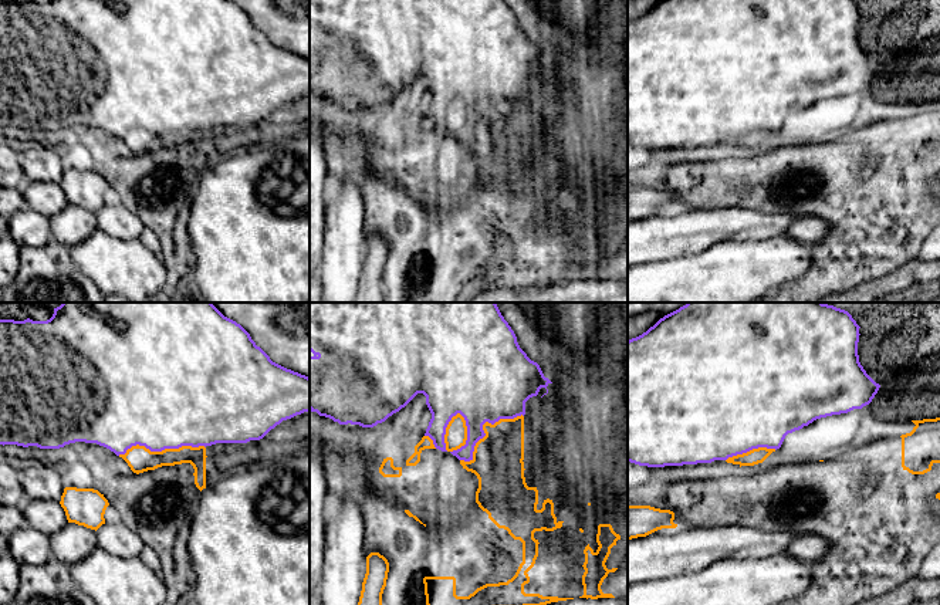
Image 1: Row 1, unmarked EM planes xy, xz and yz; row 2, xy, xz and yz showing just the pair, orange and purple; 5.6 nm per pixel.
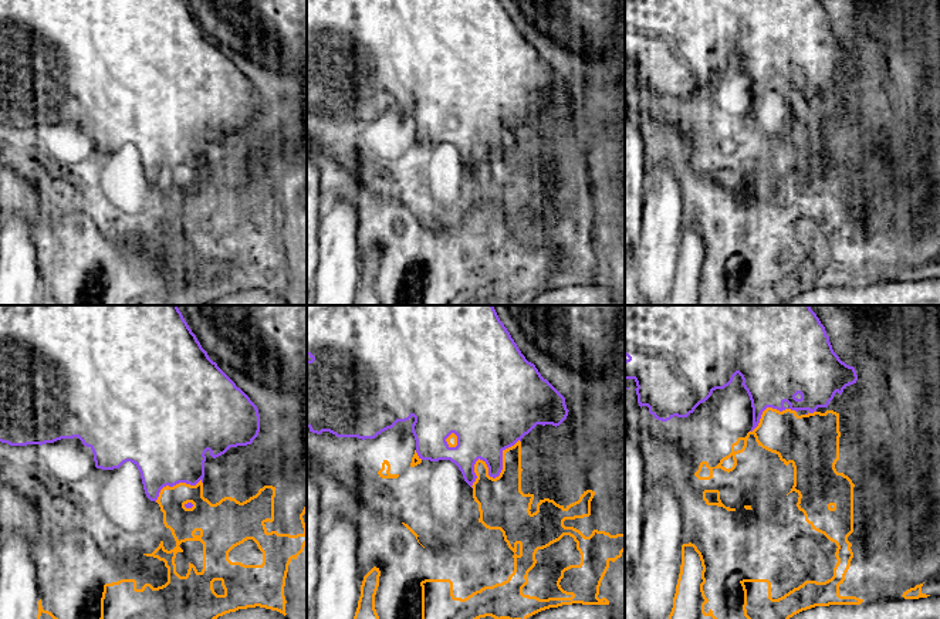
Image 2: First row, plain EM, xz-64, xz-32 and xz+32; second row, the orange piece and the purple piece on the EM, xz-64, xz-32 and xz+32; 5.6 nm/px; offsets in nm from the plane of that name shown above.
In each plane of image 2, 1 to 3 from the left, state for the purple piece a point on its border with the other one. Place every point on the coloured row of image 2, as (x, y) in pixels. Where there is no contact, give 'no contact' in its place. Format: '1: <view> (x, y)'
1: xz-64 (176, 484)
2: xz-32 (492, 477)
3: xz+32 (764, 411)

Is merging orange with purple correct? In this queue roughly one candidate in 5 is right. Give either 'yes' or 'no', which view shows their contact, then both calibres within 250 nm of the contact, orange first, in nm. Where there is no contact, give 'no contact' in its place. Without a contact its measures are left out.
no; meets orange in xz; 280 nm thick on the orange side, 440 nm on the other

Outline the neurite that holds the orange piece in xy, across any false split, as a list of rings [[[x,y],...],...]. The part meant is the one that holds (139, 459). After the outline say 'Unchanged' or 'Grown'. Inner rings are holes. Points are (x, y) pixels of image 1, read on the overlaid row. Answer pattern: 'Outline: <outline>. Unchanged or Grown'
Outline: [[[132,446],[125,454],[119,454],[131,470],[136,474],[155,470],[162,466],[190,463],[195,469],[195,484],[202,491],[206,489],[206,447],[182,446],[179,449],[165,449],[151,452],[145,446]]]. Unchanged

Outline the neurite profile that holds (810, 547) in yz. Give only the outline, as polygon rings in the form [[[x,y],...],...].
[[[808,534],[792,540],[784,550],[784,552],[797,560],[809,562],[821,558],[829,550],[831,544],[824,537],[816,534]]]

